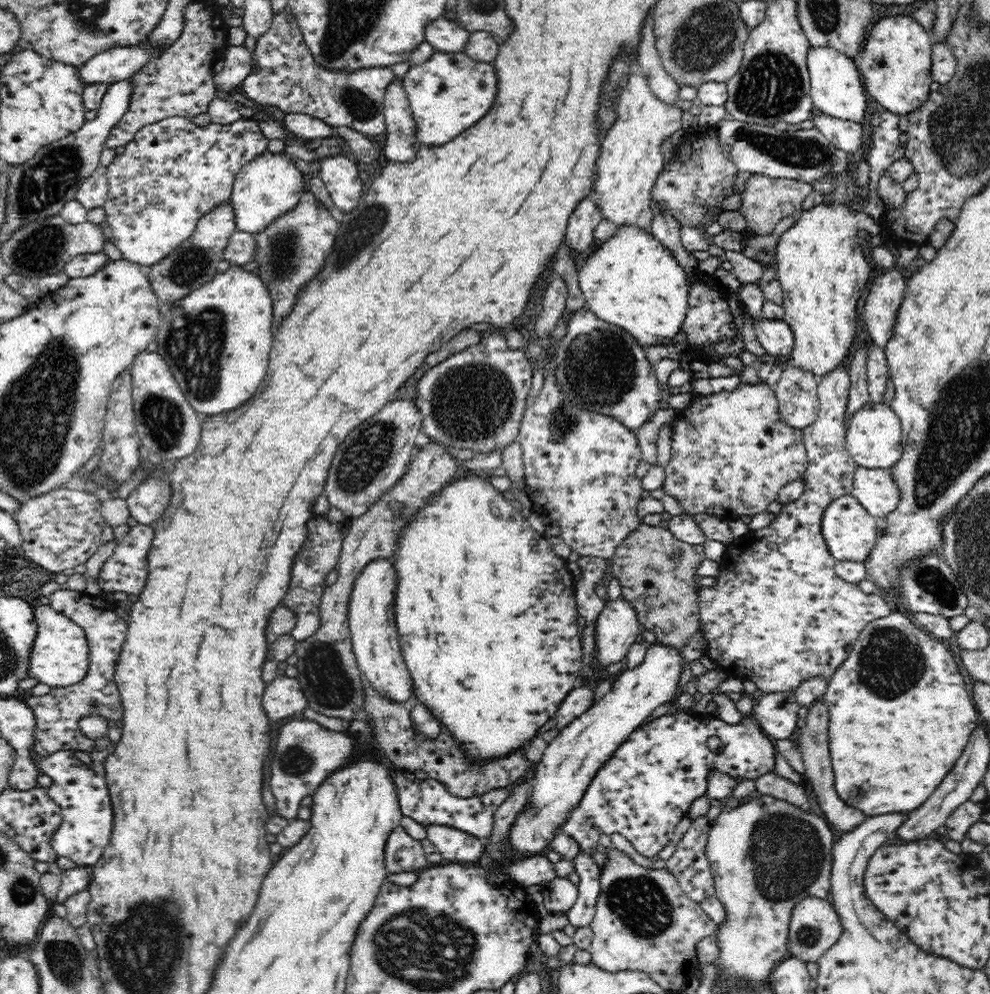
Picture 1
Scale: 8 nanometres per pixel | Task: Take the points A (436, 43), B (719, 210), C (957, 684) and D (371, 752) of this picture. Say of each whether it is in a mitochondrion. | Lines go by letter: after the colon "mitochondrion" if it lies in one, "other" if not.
A: other
B: other
C: other
D: other

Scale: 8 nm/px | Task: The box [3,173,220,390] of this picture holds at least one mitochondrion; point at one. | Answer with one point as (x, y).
(41, 247)

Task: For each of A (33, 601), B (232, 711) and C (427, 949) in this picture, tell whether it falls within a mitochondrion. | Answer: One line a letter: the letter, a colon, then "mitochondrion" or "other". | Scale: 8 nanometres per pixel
A: other
B: other
C: mitochondrion

